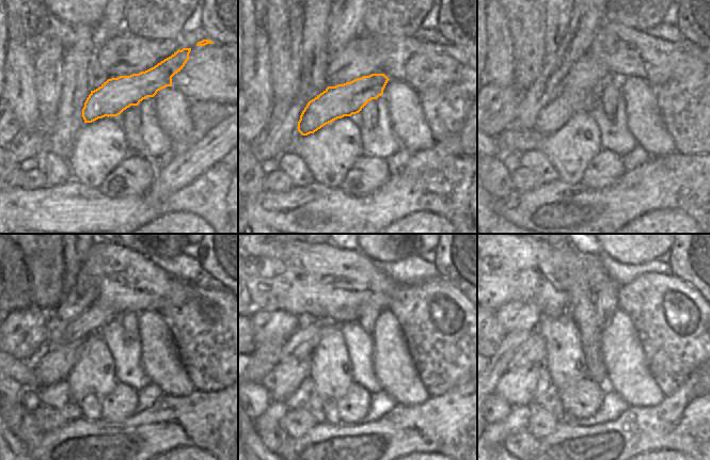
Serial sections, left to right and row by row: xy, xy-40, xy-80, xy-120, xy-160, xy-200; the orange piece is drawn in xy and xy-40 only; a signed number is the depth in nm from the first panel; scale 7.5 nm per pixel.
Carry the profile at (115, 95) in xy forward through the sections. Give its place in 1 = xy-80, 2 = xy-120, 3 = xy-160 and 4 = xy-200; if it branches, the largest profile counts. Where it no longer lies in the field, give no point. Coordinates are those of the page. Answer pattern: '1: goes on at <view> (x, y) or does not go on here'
1: goes on at xy-80 (556, 112)
2: goes on at xy-120 (54, 366)
3: goes on at xy-160 (282, 381)
4: goes on at xy-200 (517, 386)

